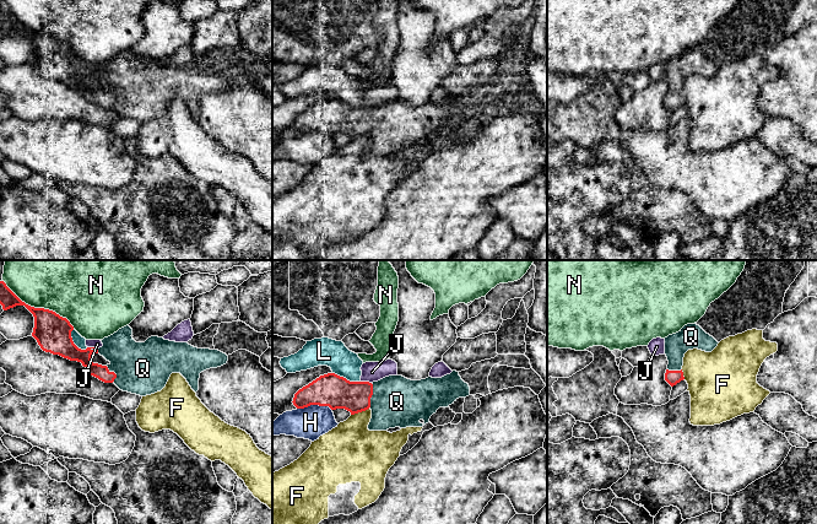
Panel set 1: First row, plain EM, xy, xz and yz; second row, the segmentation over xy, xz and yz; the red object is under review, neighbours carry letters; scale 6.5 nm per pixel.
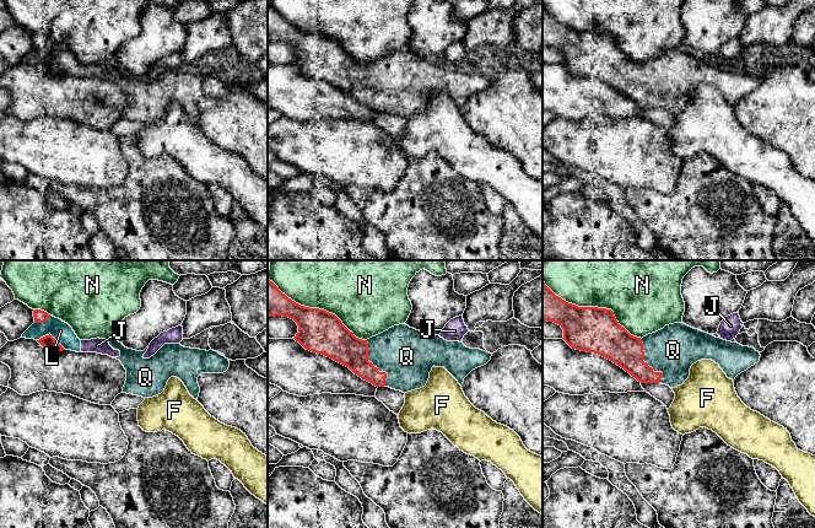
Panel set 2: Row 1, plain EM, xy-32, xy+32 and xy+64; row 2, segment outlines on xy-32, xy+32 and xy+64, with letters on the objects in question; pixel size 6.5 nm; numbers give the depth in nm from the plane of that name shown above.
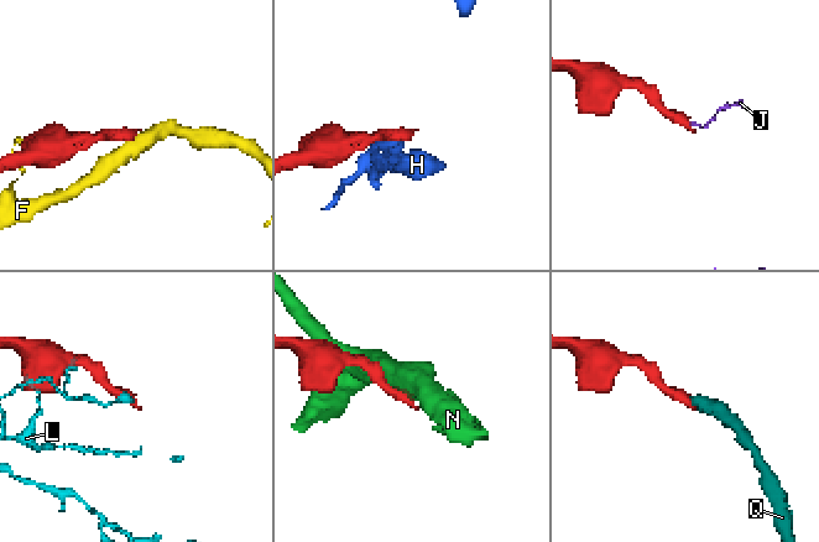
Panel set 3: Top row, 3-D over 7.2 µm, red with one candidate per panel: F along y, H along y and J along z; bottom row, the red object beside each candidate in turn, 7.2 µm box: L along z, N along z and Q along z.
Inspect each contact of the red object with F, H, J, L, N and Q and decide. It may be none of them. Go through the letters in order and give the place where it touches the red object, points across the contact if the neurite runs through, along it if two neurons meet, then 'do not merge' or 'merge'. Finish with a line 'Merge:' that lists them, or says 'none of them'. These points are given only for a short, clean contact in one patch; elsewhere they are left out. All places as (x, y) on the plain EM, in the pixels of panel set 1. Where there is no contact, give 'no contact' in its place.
F: meets red in xz at (360, 136); do not merge
H: meets red in xz at (314, 129); do not merge
J: meets red in xy at (92, 73); border along xy (87, 71), (97, 74); do not merge
L: meets red in xy at (72, 66); do not merge
N: meets red in xy at (38, 33); do not merge
Q: meets red in xz at (372, 119); merge
Merge: Q

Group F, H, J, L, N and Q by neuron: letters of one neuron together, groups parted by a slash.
F / H / J L / N / Q

